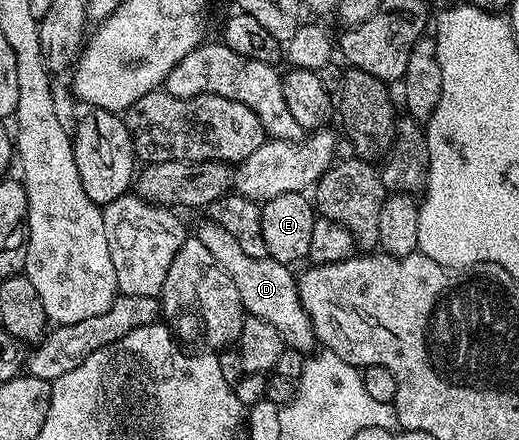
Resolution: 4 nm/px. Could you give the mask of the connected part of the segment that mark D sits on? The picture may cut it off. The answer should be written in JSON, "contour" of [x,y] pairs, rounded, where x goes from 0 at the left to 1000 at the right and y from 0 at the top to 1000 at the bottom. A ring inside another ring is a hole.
{"contour":[[[397,498],[391,511],[378,520],[378,534],[393,561],[401,561],[408,589],[424,598],[424,607],[447,634],[455,664],[462,668],[462,689],[468,705],[484,720],[516,725],[532,752],[539,752],[545,775],[553,786],[576,798],[597,798],[607,791],[609,768],[601,725],[593,707],[586,707],[582,682],[574,668],[574,641],[570,636],[568,614],[555,602],[543,602],[538,593],[524,591],[522,584],[503,584],[486,589],[486,580],[470,580],[462,552],[455,552],[455,541],[432,525],[416,505]],[[593,793],[593,795],[590,795]]]}

